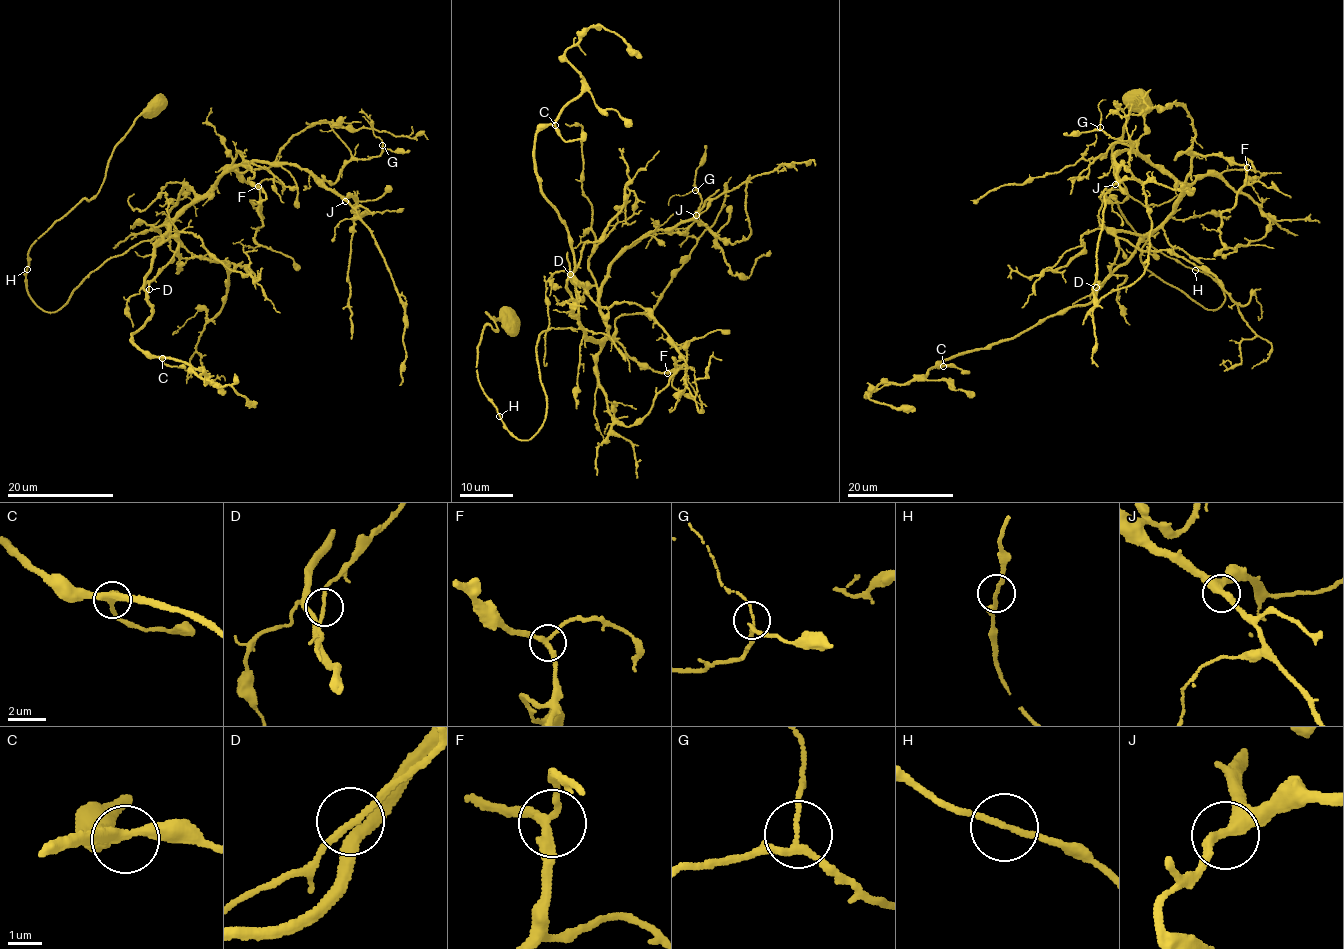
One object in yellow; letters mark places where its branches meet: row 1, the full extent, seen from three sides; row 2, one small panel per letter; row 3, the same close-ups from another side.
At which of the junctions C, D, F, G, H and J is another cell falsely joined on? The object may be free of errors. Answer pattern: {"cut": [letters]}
{"cut": []}

